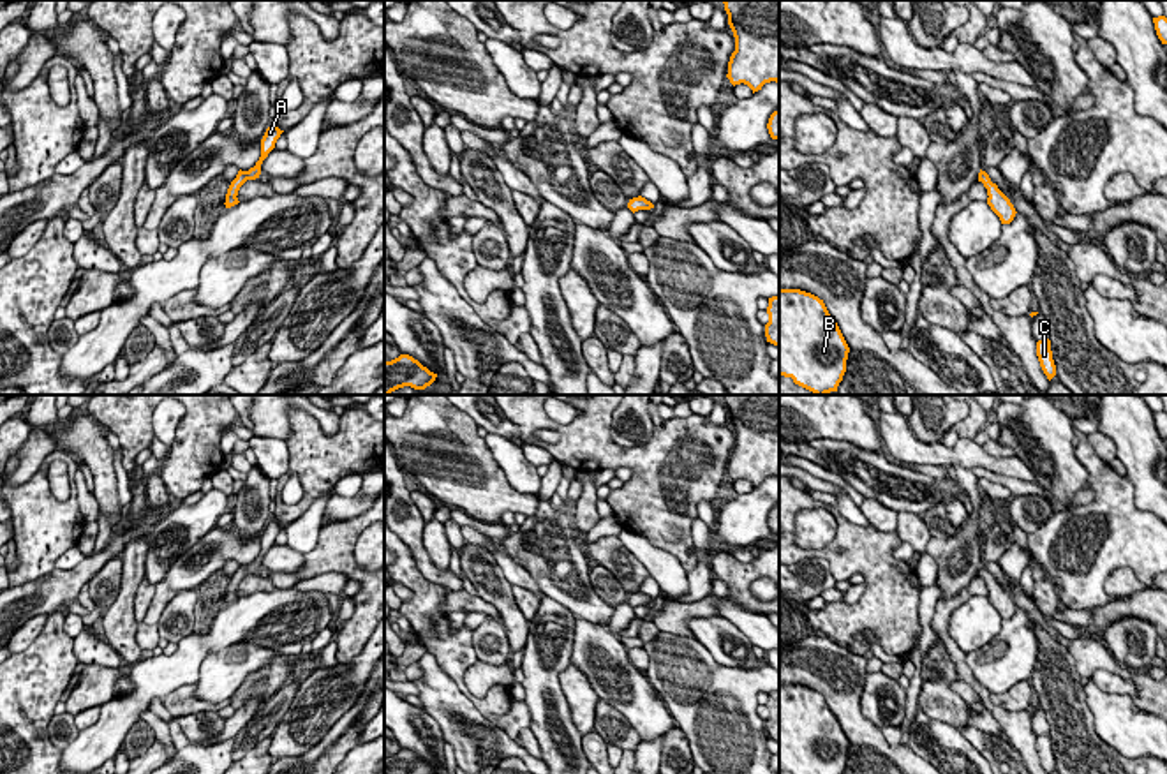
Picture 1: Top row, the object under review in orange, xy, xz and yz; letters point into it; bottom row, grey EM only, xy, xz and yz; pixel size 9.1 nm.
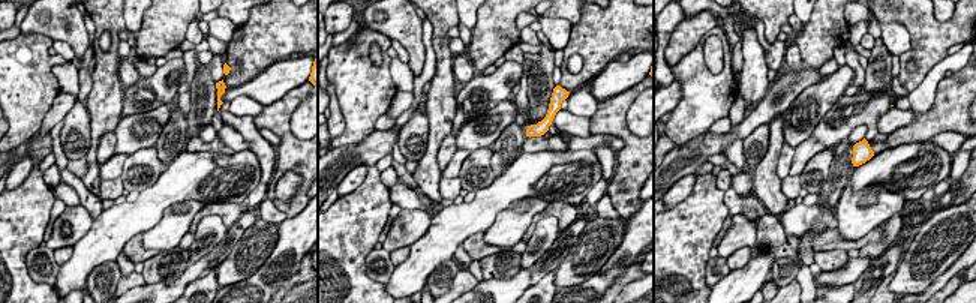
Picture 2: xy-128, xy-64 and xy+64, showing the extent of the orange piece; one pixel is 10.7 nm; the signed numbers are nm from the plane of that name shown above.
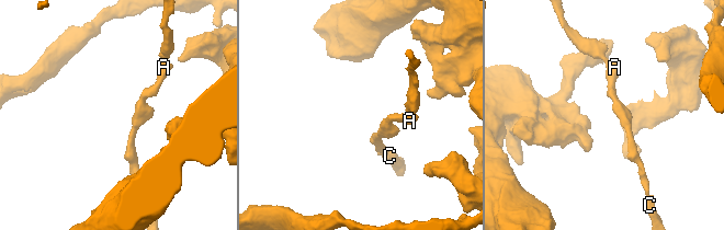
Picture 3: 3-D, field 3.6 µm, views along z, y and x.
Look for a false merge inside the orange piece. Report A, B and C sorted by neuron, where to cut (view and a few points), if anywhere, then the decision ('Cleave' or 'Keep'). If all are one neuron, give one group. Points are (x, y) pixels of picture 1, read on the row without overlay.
Groups: A B / C. Split along xy (233, 575), (242, 579). Cleave

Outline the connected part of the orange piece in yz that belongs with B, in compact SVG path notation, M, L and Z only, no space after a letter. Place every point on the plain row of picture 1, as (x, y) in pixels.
M779 684L779 770L843 774L850 742L823 695Z

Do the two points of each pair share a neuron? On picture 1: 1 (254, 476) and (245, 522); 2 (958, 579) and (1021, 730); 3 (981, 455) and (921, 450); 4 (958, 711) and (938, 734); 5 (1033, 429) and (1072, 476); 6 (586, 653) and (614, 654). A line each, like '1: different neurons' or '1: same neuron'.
1: same neuron
2: different neurons
3: same neuron
4: different neurons
5: same neuron
6: same neuron

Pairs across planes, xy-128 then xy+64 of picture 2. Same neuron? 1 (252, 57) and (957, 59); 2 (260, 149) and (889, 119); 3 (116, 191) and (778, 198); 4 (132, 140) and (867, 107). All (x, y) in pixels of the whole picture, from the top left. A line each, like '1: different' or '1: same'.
1: different
2: same
3: different
4: same

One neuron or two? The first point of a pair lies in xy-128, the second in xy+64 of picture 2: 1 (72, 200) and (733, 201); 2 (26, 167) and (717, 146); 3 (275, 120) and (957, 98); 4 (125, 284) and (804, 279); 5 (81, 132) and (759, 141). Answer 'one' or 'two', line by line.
1: one
2: two
3: one
4: two
5: one

